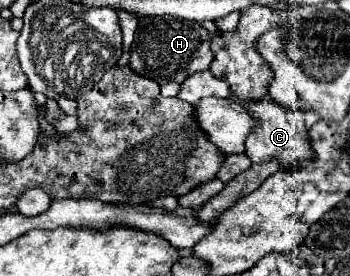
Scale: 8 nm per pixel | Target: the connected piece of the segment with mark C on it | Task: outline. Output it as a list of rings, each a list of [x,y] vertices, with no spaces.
[[[261,98],[257,102],[241,102],[243,108],[247,108],[247,112],[251,112],[251,116],[255,116],[255,120],[259,124],[255,124],[253,134],[247,136],[245,140],[245,154],[253,160],[253,162],[265,162],[271,158],[279,158],[281,166],[291,166],[295,162],[307,162],[313,156],[309,138],[307,138],[307,128],[303,124],[303,114],[301,112],[291,112],[289,108],[277,108],[279,104],[271,102],[271,98]]]

